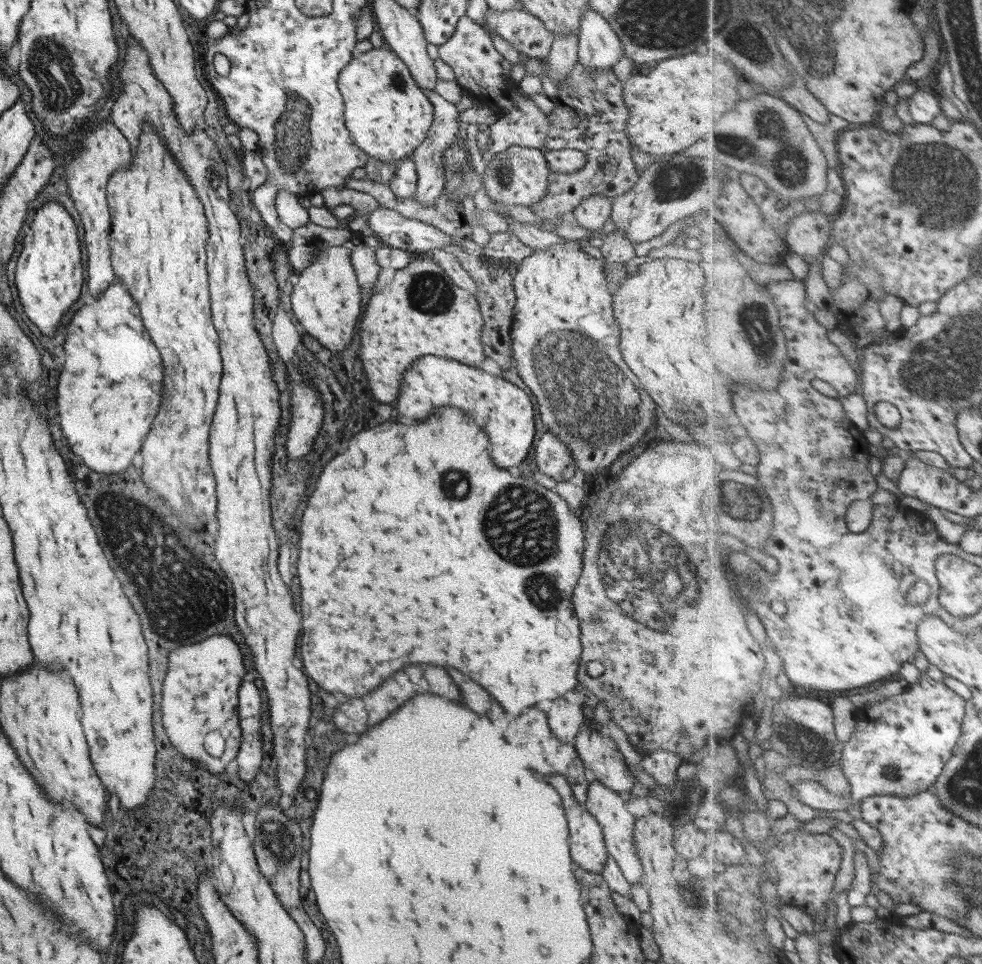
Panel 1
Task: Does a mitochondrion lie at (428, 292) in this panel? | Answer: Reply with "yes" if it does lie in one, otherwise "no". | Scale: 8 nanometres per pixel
yes

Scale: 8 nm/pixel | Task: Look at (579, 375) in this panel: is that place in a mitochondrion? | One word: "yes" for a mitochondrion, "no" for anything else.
yes

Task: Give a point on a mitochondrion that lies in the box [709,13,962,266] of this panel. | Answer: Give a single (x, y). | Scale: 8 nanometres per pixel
(748, 37)

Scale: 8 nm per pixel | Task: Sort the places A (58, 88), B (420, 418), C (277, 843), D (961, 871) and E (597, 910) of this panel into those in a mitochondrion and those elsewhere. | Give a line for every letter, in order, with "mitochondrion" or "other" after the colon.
A: mitochondrion
B: other
C: mitochondrion
D: mitochondrion
E: other

